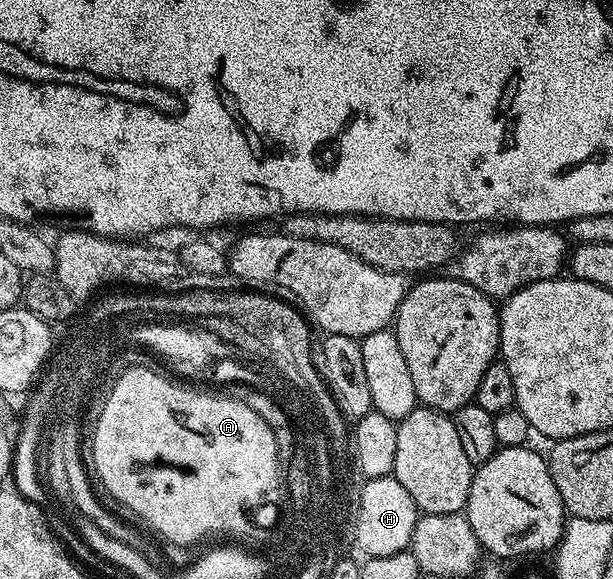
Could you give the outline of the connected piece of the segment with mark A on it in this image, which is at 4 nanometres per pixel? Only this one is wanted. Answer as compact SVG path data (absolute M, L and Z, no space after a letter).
M135 364L132 367L134 374L127 375L127 378L123 380L121 386L117 386L113 392L111 392L111 397L109 400L109 406L103 407L103 416L101 418L101 430L96 430L95 432L95 442L91 446L91 452L93 452L93 462L97 465L97 474L101 477L101 482L105 485L105 490L118 502L121 506L126 506L133 514L138 514L151 529L157 534L162 534L169 542L174 542L177 546L189 546L192 542L197 542L200 538L205 538L208 534L221 534L229 535L233 530L245 530L245 518L241 518L241 502L257 502L259 500L264 500L264 498L269 498L275 493L275 488L277 486L277 466L273 462L273 443L275 442L275 436L272 434L272 428L270 428L267 423L265 423L253 410L245 410L245 406L237 406L237 402L228 402L223 396L215 396L211 392L206 392L205 394L201 390L193 390L188 385L183 387L181 390L175 389L175 384L168 377L165 378L161 374L156 374L153 370L148 370L147 367L141 364Z

